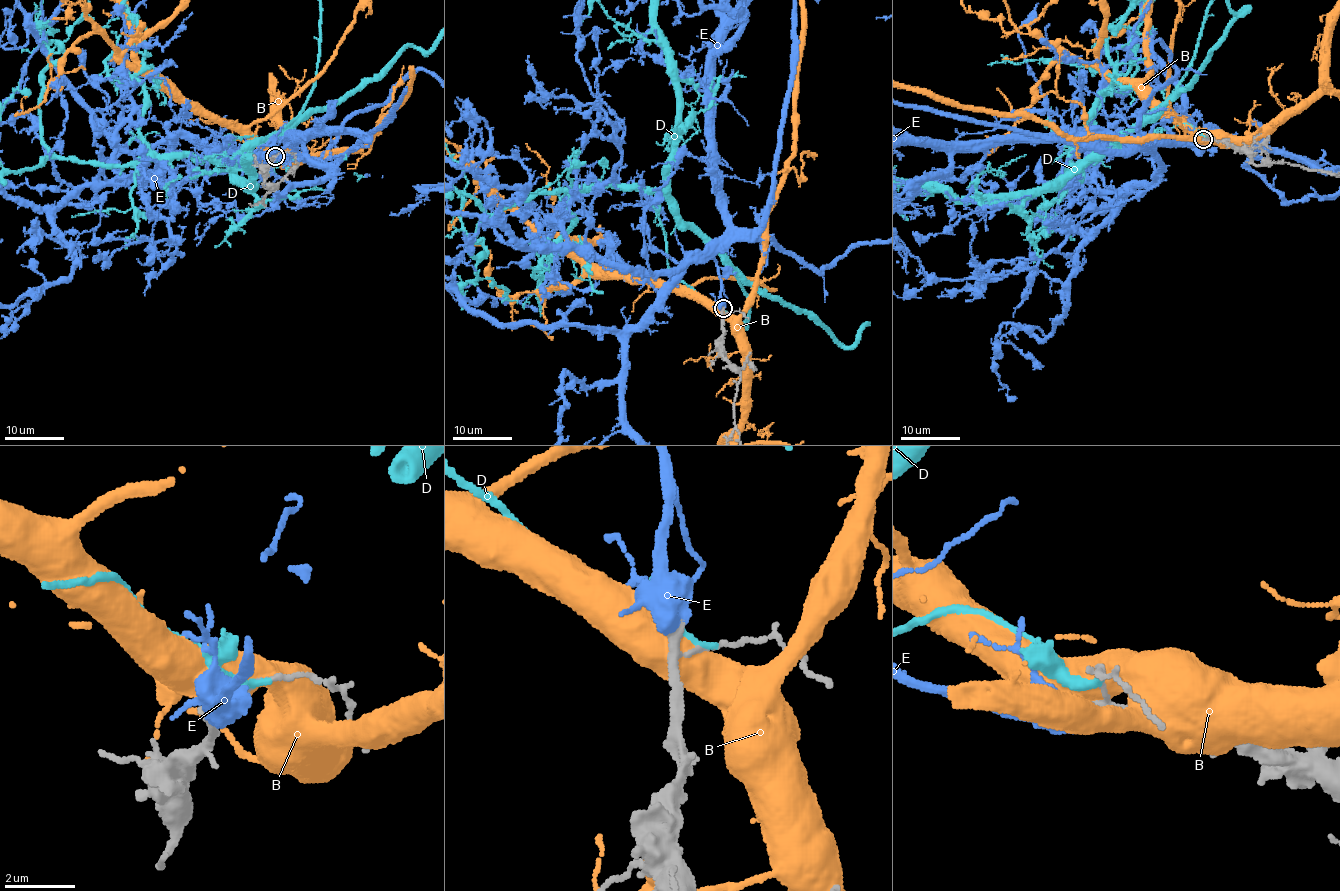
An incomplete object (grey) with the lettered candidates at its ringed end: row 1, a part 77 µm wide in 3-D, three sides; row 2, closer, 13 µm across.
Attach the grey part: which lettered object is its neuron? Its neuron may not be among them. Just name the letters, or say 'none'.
E

